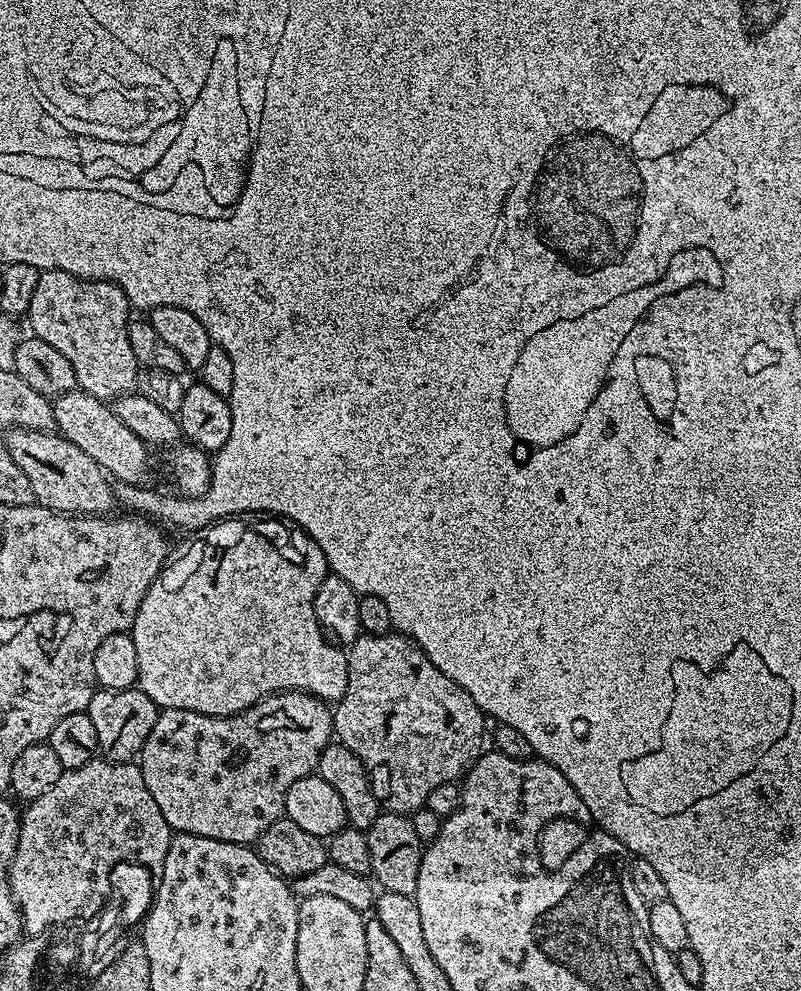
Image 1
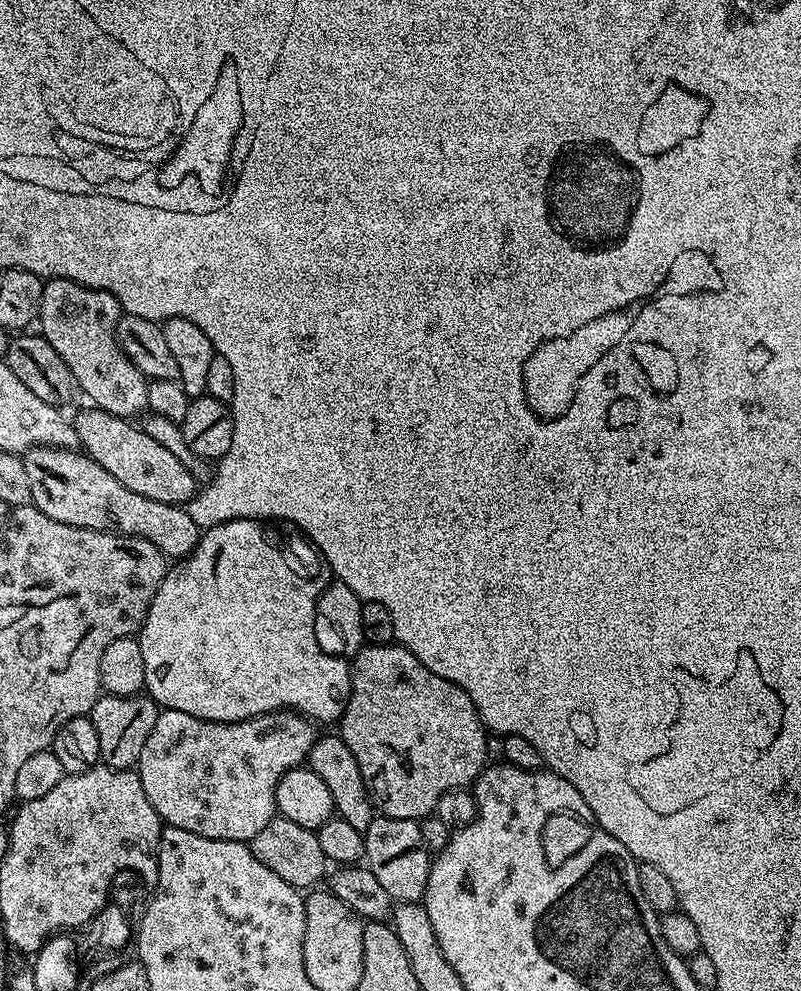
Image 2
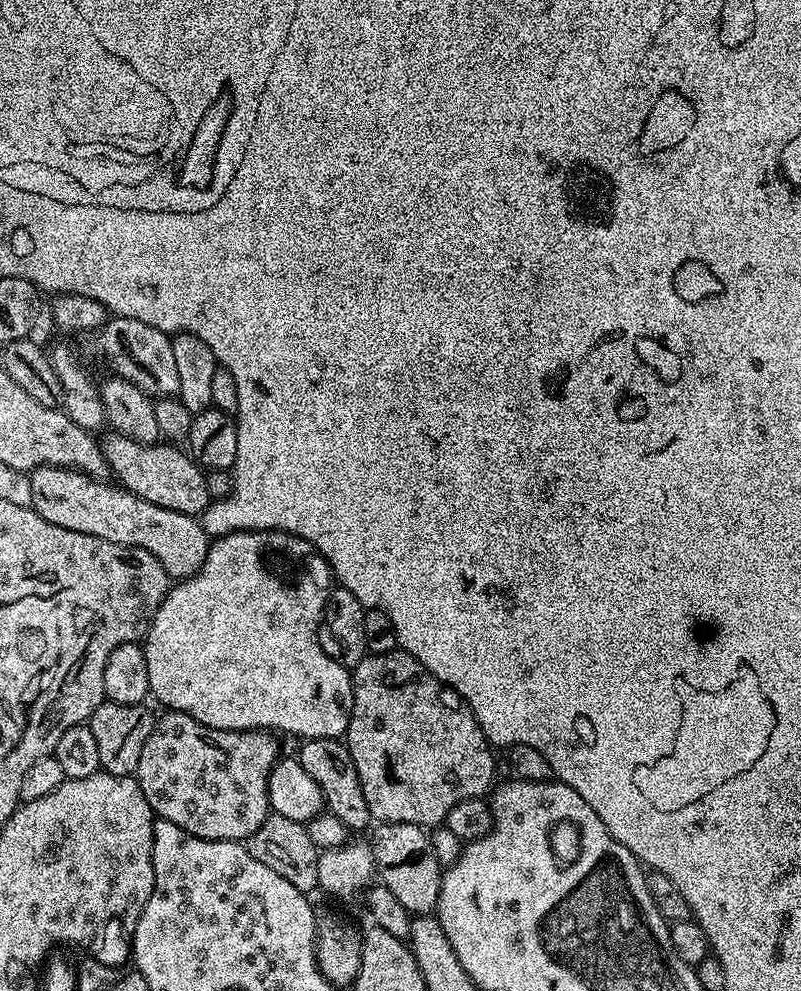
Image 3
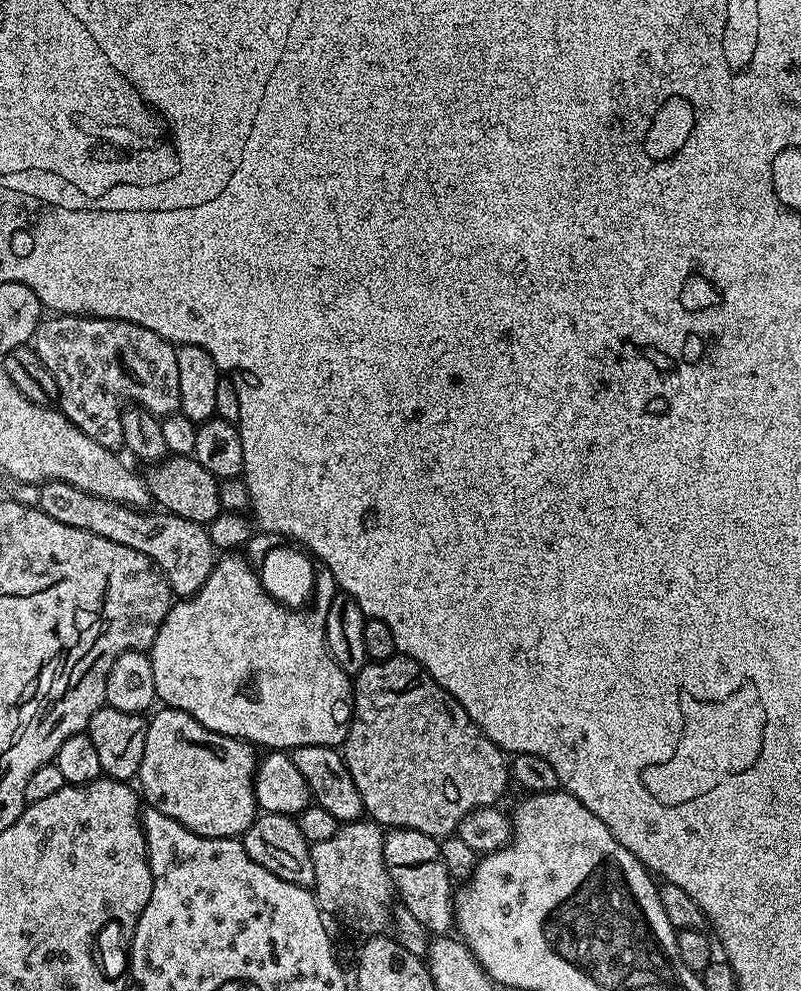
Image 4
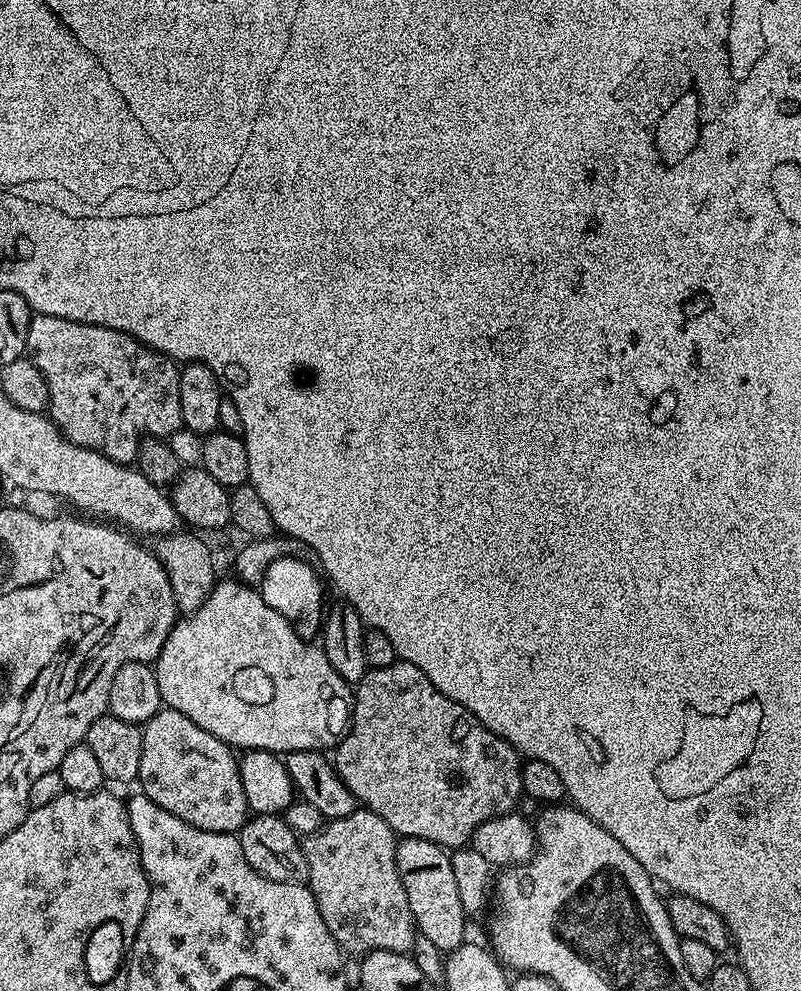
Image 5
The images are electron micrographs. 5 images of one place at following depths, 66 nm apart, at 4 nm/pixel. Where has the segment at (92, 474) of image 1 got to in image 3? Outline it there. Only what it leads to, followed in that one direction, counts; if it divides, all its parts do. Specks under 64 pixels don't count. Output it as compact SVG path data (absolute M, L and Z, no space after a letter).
M45 464L43 468L33 468L30 477L31 507L35 508L36 513L42 518L46 518L46 522L54 522L54 526L62 526L78 534L90 534L94 538L102 538L106 542L114 542L127 548L146 550L154 554L154 558L158 558L166 574L176 582L190 578L206 562L210 537L197 517L178 514L178 510L154 506L154 502L138 498L132 492L127 492L123 486L117 486L115 483L107 484L109 482L107 479L87 476L84 472L75 472L73 468L59 468Z

